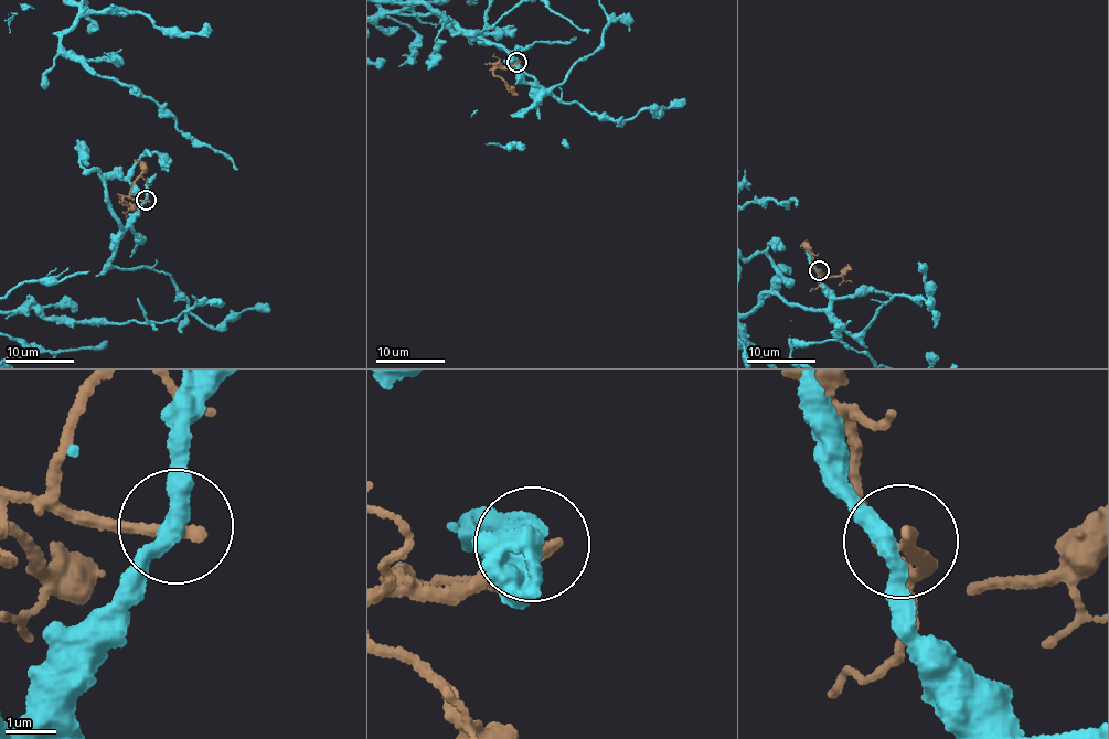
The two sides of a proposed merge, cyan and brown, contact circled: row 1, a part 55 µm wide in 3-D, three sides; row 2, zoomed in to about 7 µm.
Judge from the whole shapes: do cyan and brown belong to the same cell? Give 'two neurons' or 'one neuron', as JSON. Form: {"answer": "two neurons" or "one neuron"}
{"answer": "two neurons"}

